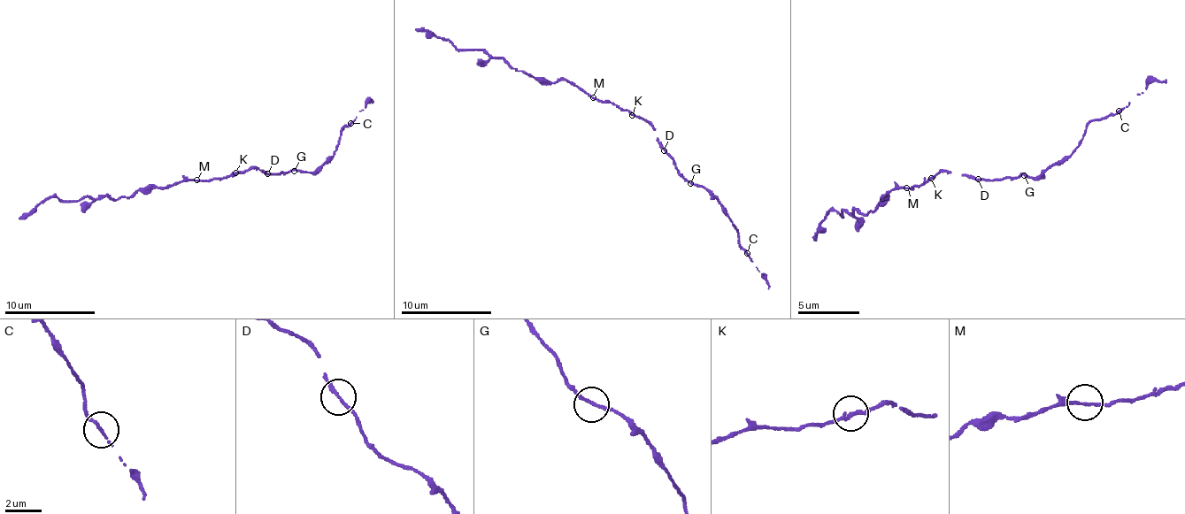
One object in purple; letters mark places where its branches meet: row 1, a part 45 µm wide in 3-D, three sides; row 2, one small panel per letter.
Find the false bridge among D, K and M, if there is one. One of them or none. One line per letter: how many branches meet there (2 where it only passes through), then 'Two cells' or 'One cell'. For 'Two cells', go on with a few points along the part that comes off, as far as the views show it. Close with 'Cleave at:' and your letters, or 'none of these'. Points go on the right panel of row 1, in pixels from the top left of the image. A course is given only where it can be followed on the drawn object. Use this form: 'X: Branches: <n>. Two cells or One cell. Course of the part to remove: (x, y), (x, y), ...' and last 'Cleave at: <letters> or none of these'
D: Branches: 2. One cell
K: Branches: 2. One cell
M: Branches: 2. One cell
Cleave at: none of these

